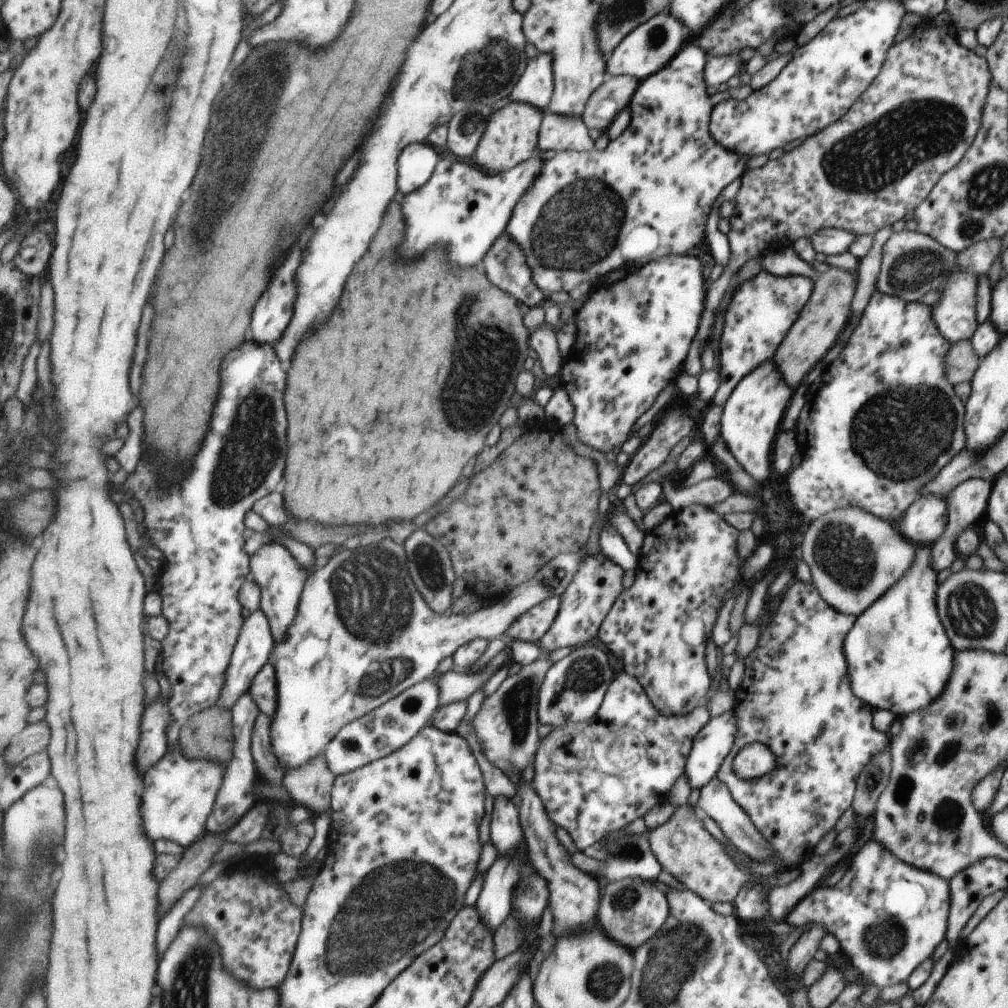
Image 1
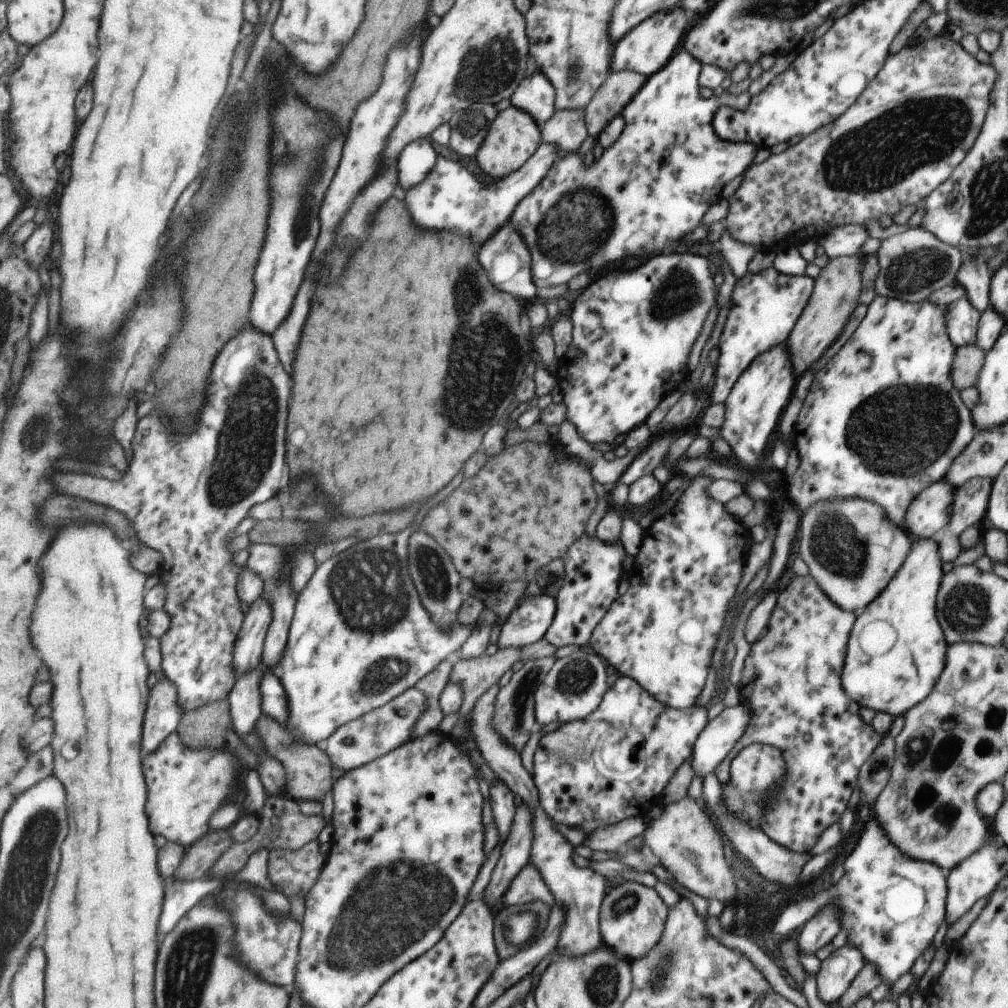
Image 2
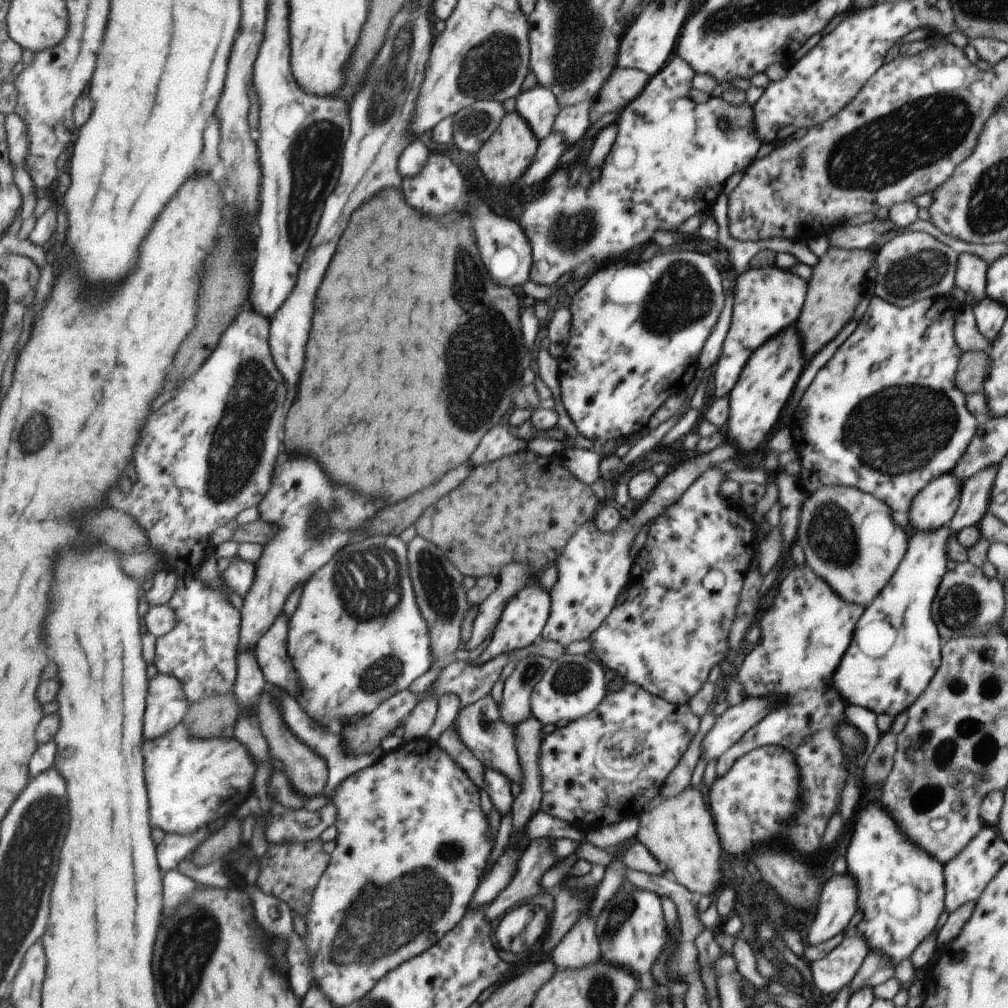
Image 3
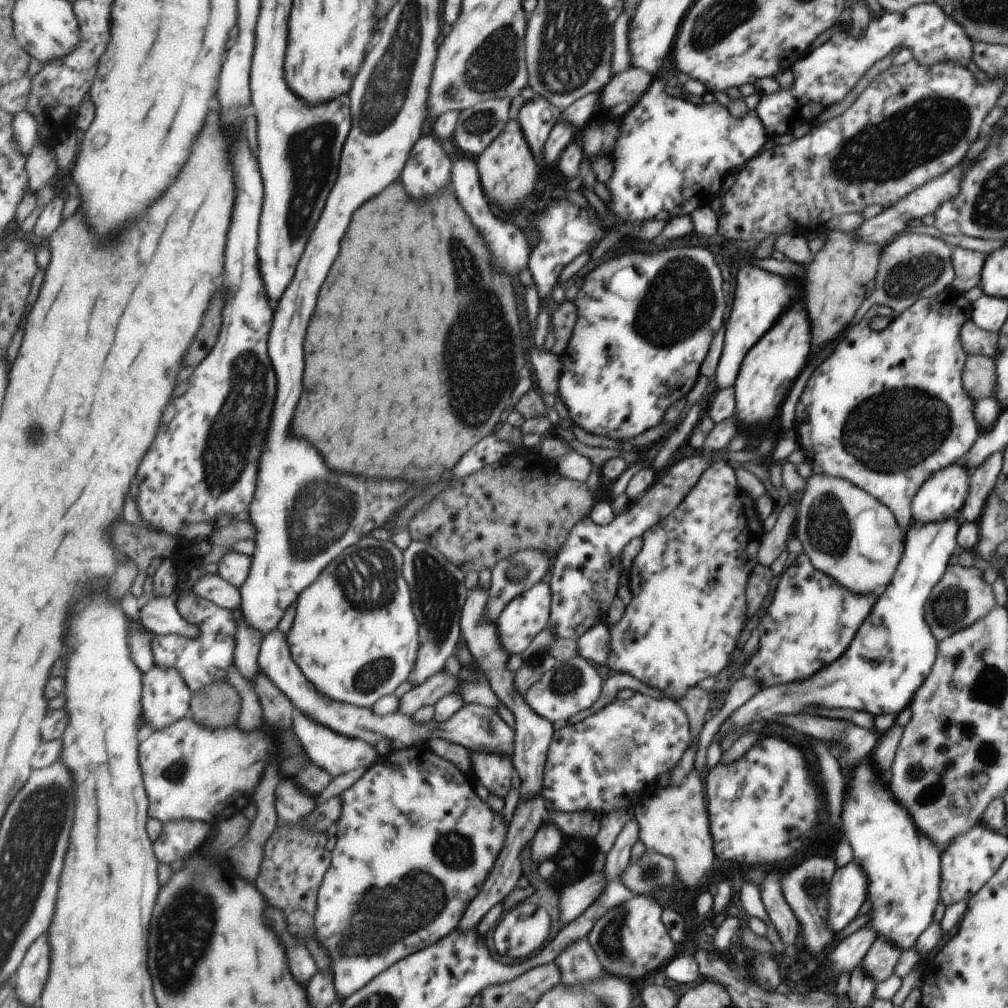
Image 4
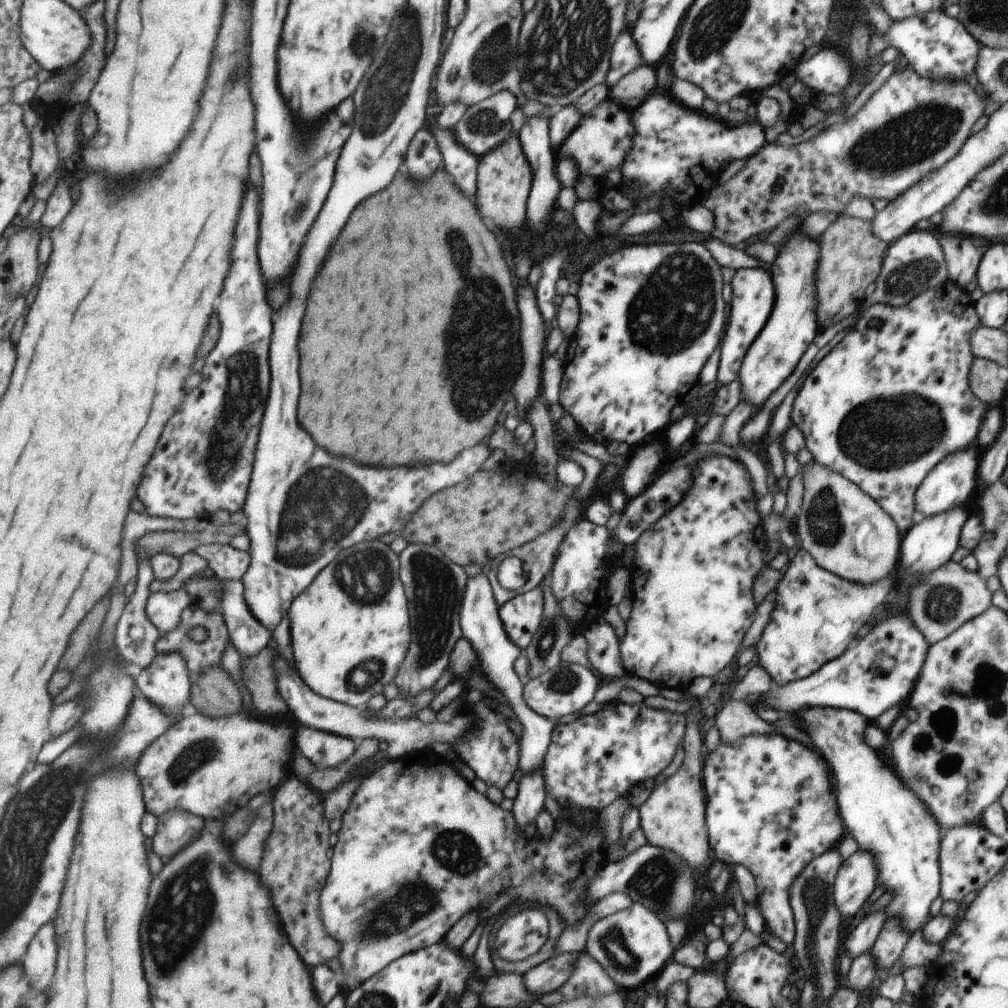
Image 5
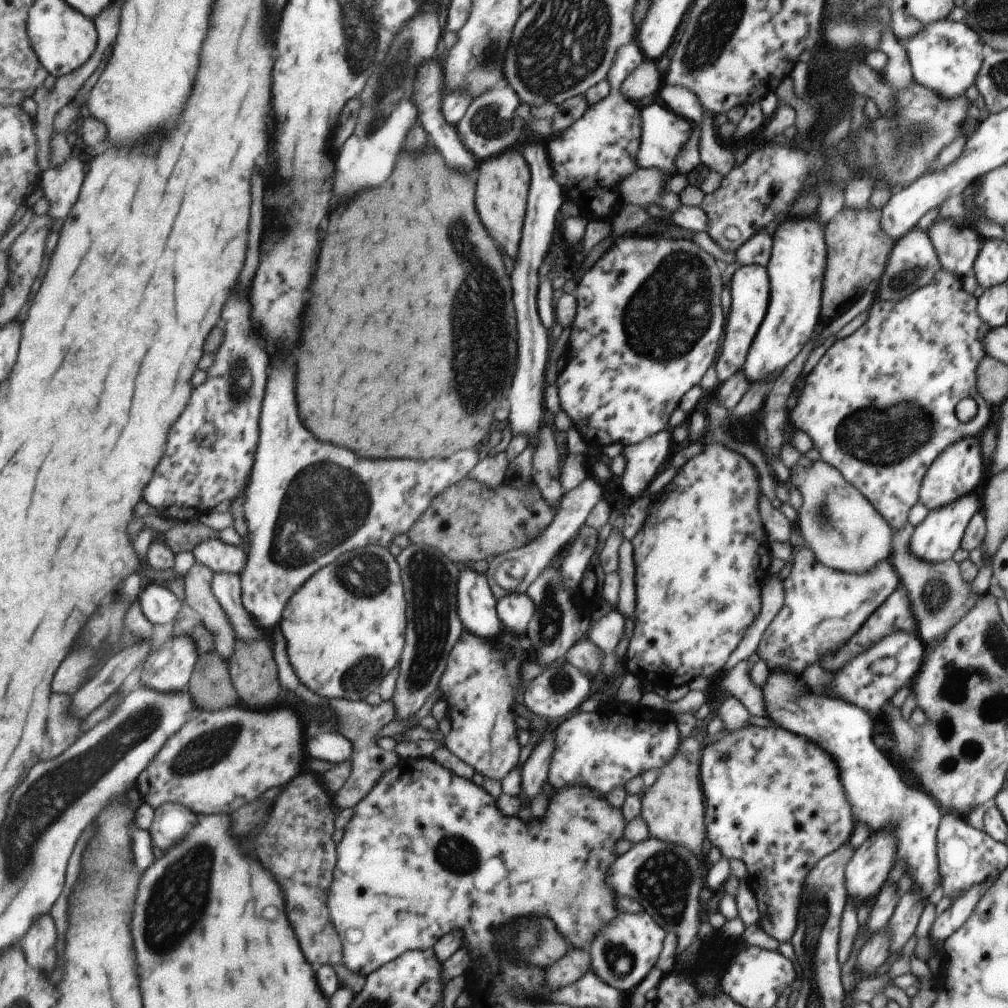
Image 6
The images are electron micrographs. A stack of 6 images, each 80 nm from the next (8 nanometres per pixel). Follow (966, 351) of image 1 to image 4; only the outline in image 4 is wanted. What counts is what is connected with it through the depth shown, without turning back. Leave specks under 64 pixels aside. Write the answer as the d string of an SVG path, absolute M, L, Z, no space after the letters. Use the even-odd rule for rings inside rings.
M967 355L963 364L962 385L972 399L992 398L995 390L995 362L982 355Z

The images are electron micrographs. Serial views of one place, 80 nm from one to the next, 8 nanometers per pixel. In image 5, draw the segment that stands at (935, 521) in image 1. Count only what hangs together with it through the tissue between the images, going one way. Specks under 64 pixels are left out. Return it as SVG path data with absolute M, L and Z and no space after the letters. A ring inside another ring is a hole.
M969 445L967 452L955 452L955 456L947 456L941 460L922 480L914 495L914 510L921 512L925 517L954 510L955 506L965 502L973 488L975 488L975 474L977 474L977 452L975 445Z

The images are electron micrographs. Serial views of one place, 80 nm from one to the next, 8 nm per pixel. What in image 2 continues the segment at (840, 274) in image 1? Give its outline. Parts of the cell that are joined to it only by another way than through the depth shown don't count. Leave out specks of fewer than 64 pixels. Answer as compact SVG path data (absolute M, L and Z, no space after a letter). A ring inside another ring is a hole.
M857 255L828 257L828 261L820 268L819 273L813 279L814 286L810 299L802 311L801 318L797 319L793 330L786 338L786 351L790 354L791 368L800 376L809 369L812 364L821 358L825 348L839 336L843 330L843 318L853 312L857 306L857 296L861 290L859 282L861 272L861 260Z

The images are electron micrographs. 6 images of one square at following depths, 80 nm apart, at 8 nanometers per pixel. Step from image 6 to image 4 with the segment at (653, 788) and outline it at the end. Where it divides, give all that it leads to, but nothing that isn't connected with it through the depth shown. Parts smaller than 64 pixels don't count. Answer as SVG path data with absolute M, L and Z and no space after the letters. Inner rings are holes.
M692 688L688 690L683 698L674 700L679 704L679 708L685 712L687 721L691 726L691 740L690 742L698 742L698 735L709 716L709 710L712 705L709 703L709 691L701 688ZM691 769L679 786L665 786L655 796L637 804L633 809L637 822L638 840L646 851L657 852L674 861L675 876L683 882L683 888L696 889L701 880L711 872L714 850L711 850L711 832L707 828L707 812L703 800L703 784L697 772Z

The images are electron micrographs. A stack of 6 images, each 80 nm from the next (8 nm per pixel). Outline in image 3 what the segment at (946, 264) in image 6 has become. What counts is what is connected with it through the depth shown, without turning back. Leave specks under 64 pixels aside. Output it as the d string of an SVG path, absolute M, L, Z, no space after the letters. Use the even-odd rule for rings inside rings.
M960 253L954 272L954 286L973 296L972 305L986 297L986 274L989 266L975 254Z

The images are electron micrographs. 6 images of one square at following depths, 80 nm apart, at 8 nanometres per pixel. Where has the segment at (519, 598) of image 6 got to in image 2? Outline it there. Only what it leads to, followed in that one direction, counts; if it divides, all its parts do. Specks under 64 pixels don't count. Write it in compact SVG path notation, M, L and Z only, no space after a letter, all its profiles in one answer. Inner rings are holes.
M547 594L518 602L500 630L498 650L538 643L547 634L556 612L557 599Z

